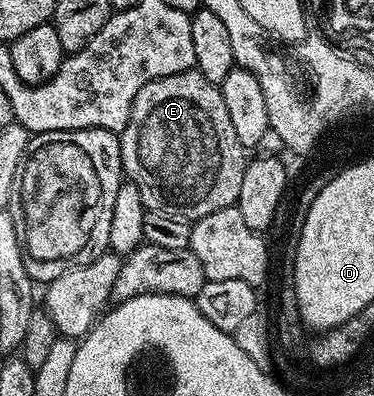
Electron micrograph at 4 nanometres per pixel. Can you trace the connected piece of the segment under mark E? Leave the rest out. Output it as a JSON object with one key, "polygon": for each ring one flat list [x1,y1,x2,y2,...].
{"polygon":[[194,69,144,83,144,87,136,91,130,118,122,128,120,140,123,174,134,184,136,191,140,191,140,199,149,212,183,217,193,223,204,215,212,215,212,211,237,206,248,164,247,150,240,139,236,139,221,88,208,83,208,79]]}

